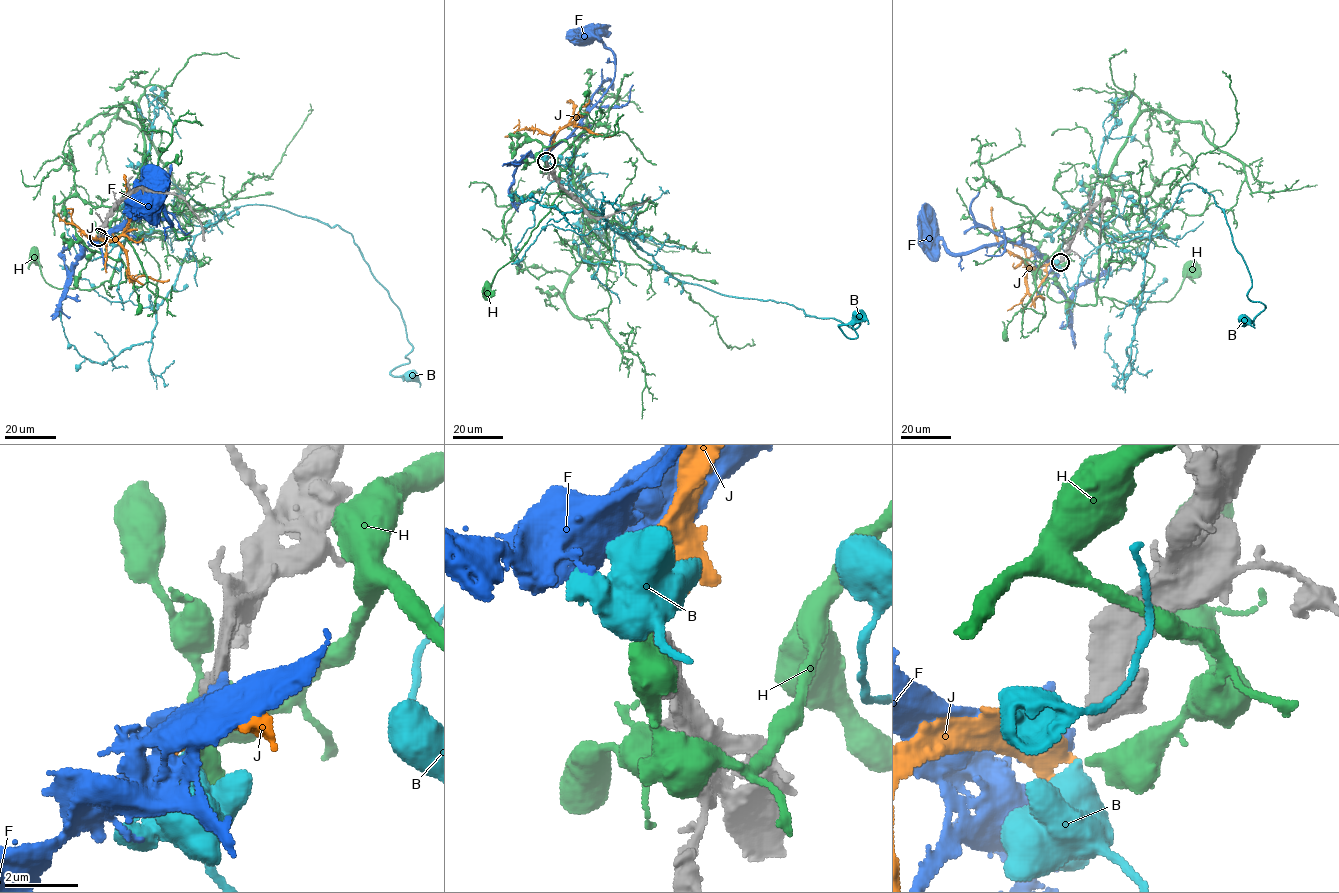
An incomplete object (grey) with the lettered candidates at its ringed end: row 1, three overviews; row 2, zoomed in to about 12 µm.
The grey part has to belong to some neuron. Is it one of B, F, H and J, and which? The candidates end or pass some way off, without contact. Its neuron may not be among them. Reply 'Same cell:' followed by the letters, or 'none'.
Same cell: F

